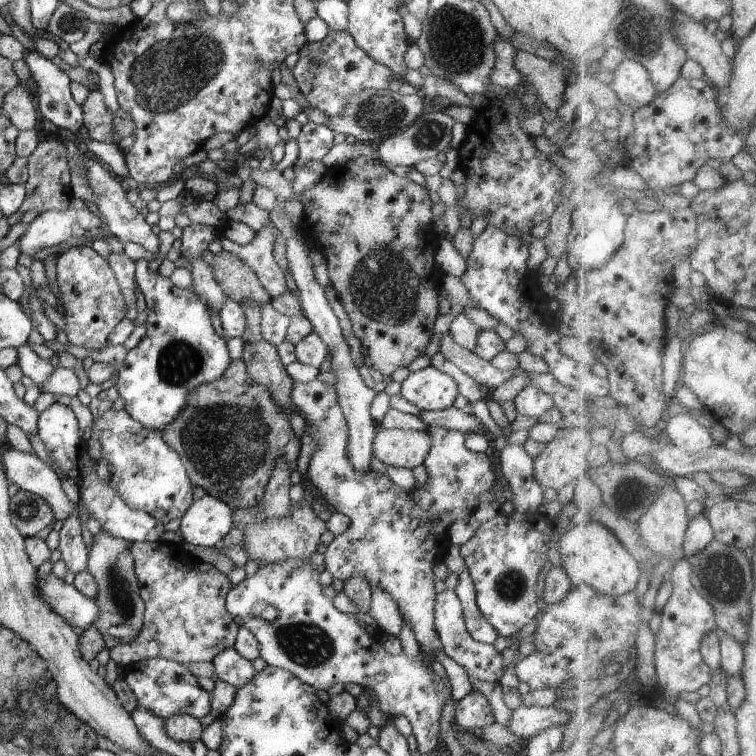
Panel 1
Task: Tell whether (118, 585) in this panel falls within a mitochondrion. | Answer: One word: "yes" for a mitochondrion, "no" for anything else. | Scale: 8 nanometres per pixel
yes

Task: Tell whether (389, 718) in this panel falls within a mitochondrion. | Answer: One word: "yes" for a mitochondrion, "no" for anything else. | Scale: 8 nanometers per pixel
no

